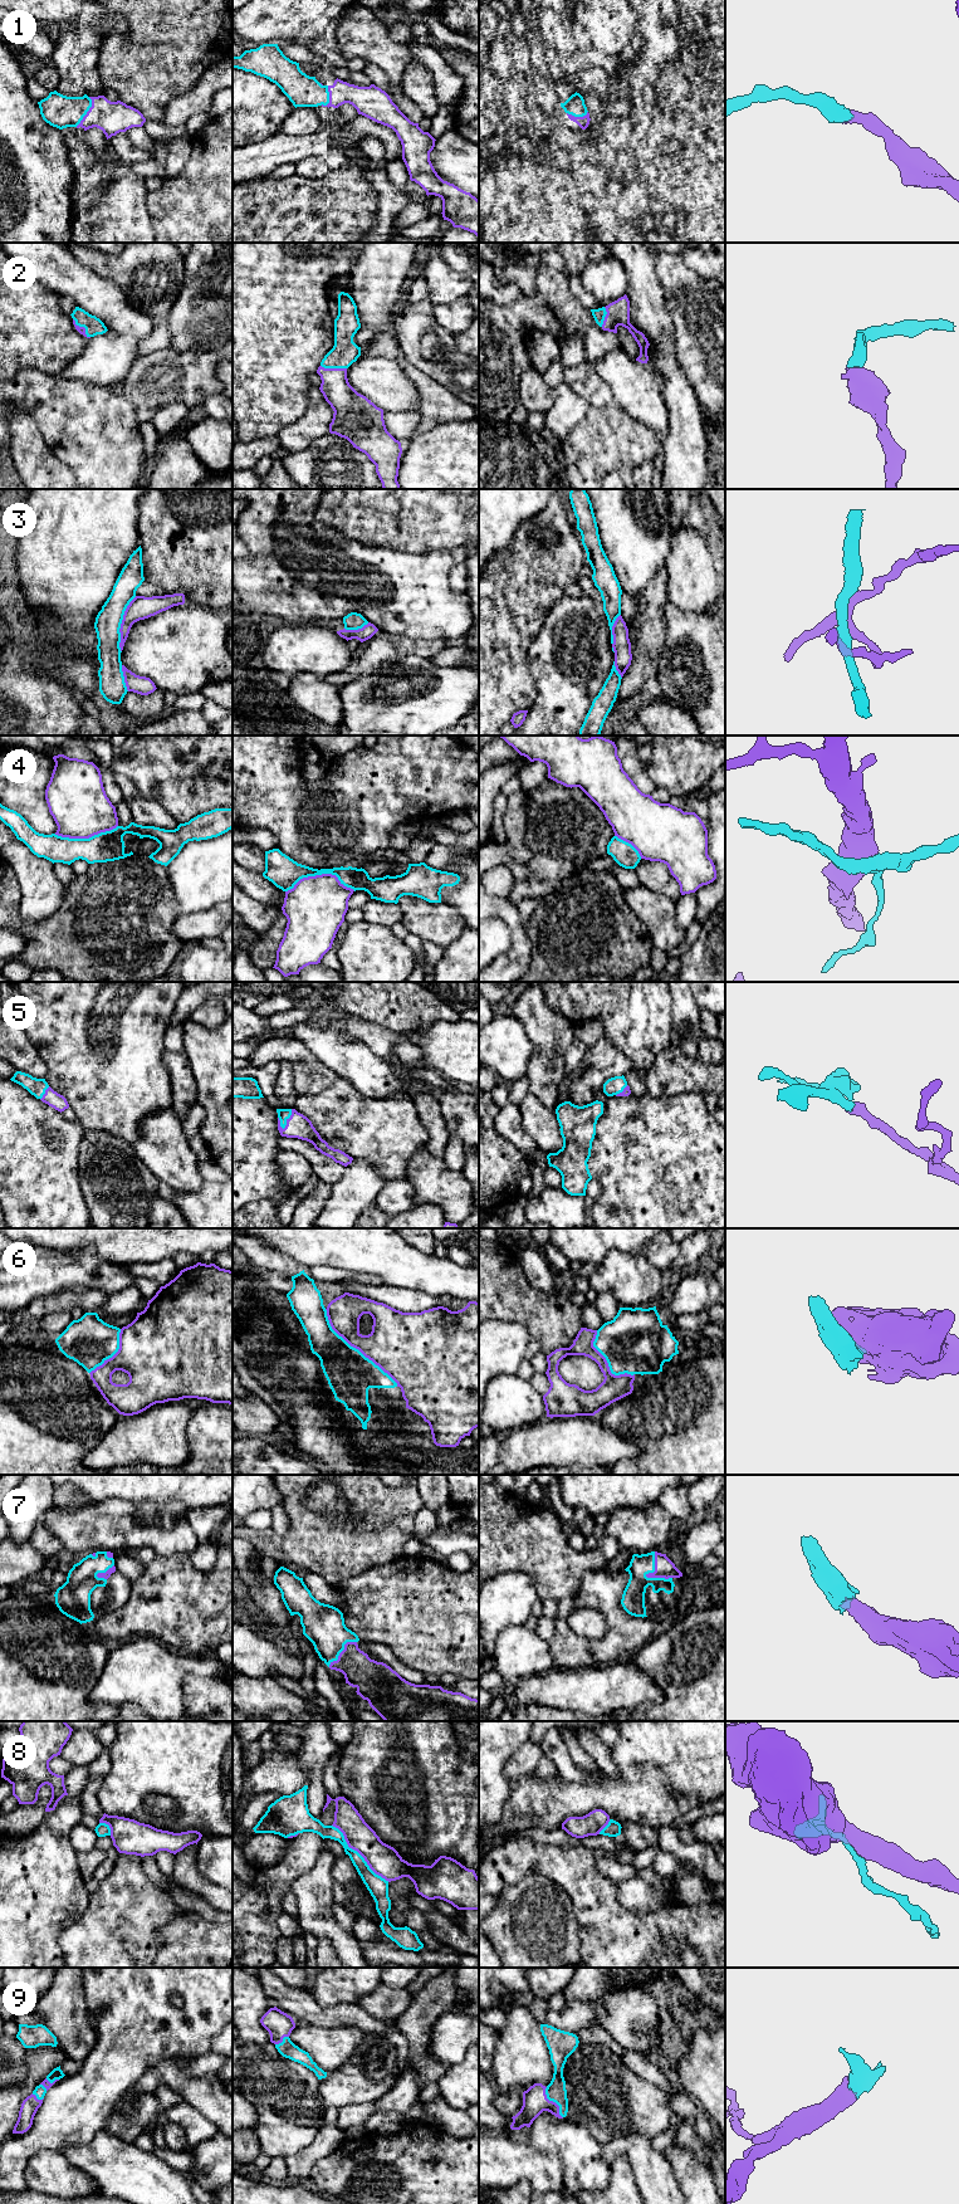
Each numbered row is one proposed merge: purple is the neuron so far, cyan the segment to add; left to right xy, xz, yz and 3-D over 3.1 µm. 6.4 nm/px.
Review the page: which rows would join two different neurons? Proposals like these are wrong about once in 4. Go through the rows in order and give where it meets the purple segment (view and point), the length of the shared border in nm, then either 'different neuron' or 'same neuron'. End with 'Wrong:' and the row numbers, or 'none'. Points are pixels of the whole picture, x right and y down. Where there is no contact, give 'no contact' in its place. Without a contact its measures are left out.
1: xy (87, 112) | 220 nm | same neuron
2: xz (333, 369) | 170 nm | same neuron
3: xy (121, 624) | 380 nm | different neuron
4: xz (319, 875) | 440 nm | different neuron
5: xz (288, 1119) | 150 nm | same neuron
6: xz (356, 1348) | 700 nm | different neuron
7: yz (646, 1575) | 200 nm | same neuron
8: xz (358, 1852) | 500 nm | different neuron
9: yz (552, 2101) | 220 nm | same neuron
Wrong: 3, 4, 6, 8

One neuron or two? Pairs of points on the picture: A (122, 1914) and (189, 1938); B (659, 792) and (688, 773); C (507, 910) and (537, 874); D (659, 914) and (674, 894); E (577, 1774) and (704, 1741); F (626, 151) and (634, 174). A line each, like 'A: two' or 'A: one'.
A: two
B: two
C: two
D: two
E: two
F: one

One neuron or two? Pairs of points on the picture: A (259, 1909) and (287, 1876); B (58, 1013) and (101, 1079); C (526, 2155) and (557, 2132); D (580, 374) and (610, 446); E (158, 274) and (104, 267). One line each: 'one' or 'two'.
A: one
B: one
C: two
D: one
E: one

